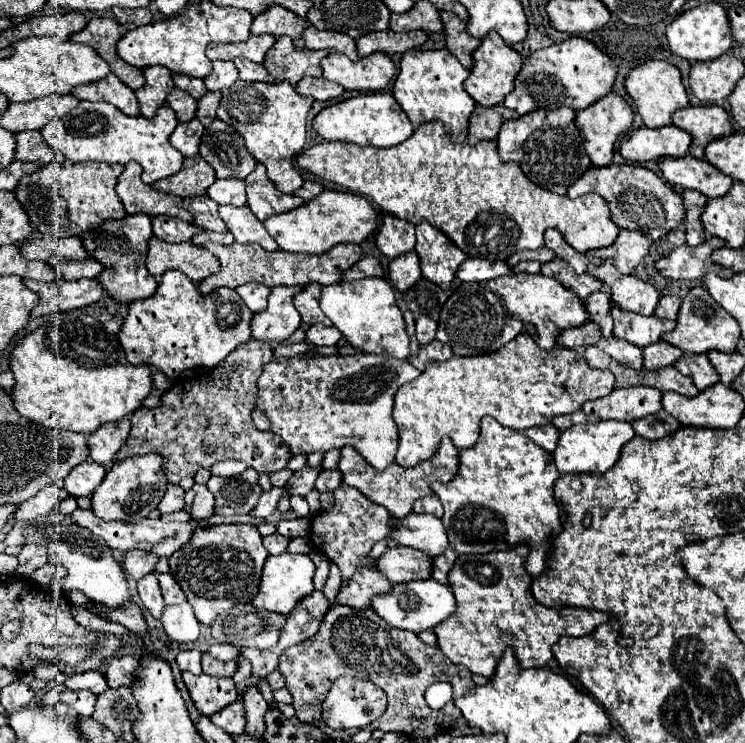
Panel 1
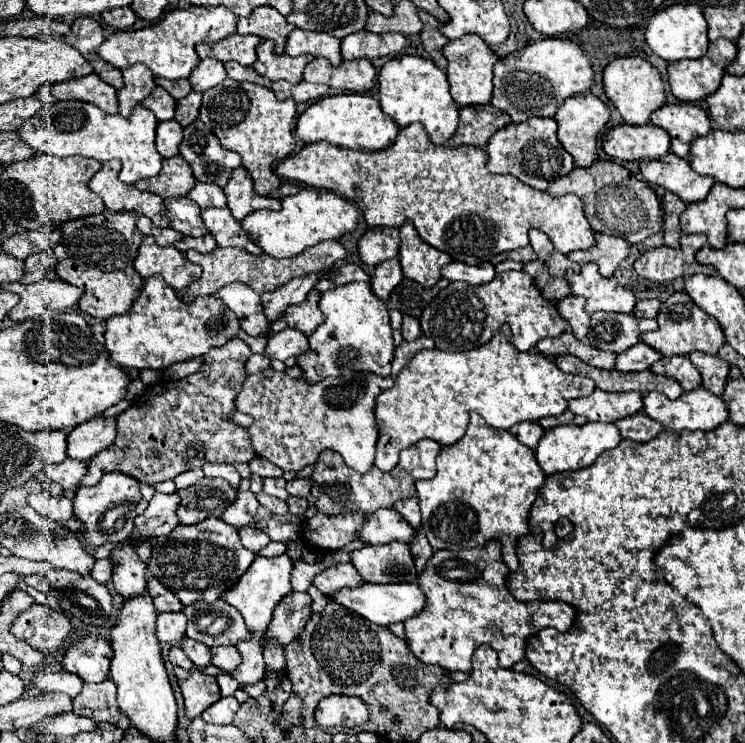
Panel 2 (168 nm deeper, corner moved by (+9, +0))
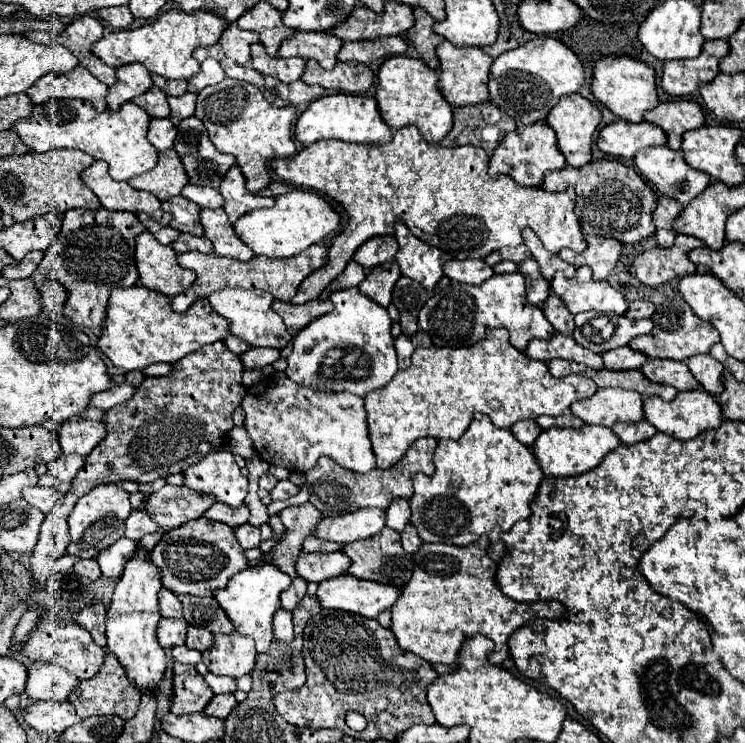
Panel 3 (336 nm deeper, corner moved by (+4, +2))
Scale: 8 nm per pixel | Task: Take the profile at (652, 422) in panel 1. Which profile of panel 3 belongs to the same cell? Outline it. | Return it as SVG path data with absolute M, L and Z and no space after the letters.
M644 419L638 423L616 423L612 427L612 431L626 445L636 445L640 441L646 441L656 433L656 429L652 425L648 425L648 421L644 421Z

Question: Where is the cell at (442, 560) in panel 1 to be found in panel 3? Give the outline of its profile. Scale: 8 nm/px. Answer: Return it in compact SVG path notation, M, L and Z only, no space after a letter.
M408 523L408 525L404 527L404 531L400 533L400 541L402 541L404 551L408 551L408 553L416 553L416 549L420 549L420 545L422 545L422 539L418 537L416 529L414 529L410 523Z

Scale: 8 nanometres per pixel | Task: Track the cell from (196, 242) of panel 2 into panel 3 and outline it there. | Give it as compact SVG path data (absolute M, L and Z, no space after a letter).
M180 233L180 237L172 243L172 249L176 253L186 253L186 251L212 253L212 243L206 237L196 237L196 235L190 235L190 233Z

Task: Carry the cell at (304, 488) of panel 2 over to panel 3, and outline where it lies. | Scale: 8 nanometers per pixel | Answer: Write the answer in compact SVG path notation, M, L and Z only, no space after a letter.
M284 479L284 481L278 481L278 483L276 483L276 489L270 491L270 497L276 499L276 501L286 501L286 499L294 497L296 493L298 493L298 487L296 487L292 481Z

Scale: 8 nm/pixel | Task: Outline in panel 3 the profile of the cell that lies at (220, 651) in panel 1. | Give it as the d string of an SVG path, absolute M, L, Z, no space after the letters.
M218 633L214 635L214 643L202 653L202 663L214 675L242 677L254 669L254 641L240 633Z

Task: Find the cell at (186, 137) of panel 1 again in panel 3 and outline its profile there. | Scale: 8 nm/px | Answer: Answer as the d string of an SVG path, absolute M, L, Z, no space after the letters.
M152 119L148 127L148 141L158 149L166 151L172 149L176 139L176 127L172 125L170 119Z

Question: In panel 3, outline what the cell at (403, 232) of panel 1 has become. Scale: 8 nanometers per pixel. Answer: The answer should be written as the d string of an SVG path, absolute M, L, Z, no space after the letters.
M372 237L354 253L354 261L360 263L364 269L372 269L376 265L382 265L384 261L392 261L394 255L396 255L394 237Z

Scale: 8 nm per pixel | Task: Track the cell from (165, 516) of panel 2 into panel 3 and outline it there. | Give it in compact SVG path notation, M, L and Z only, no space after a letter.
M136 509L130 513L130 517L128 517L128 521L124 521L124 525L126 525L124 537L134 539L134 541L140 541L146 533L158 531L158 525L148 517L148 513L136 511Z

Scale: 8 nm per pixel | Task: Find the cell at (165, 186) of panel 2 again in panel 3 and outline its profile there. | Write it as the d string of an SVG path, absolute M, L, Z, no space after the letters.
M168 149L164 153L158 153L158 163L154 169L150 169L148 173L142 173L140 177L134 177L128 183L134 189L142 189L156 195L160 201L168 201L180 195L182 187L188 183L188 175L176 151Z

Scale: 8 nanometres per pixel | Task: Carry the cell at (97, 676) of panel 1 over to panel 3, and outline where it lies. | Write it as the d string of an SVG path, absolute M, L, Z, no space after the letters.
M32 663L28 667L28 681L24 693L34 701L66 701L70 691L78 687L78 679L52 663Z

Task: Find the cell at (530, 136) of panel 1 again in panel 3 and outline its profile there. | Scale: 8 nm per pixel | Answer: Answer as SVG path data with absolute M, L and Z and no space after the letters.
M532 123L532 125L518 127L516 131L508 133L508 137L504 137L500 141L498 149L494 151L494 155L490 159L488 175L490 177L508 175L524 187L540 187L546 171L554 171L554 169L562 169L562 167L566 167L566 159L556 145L556 133L544 123Z

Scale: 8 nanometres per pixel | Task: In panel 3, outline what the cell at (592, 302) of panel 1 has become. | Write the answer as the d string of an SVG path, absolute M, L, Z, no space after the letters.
M550 295L544 305L542 305L542 313L544 317L550 321L550 325L564 335L572 335L574 331L574 315L566 309L566 305L562 301L558 301L556 295Z

